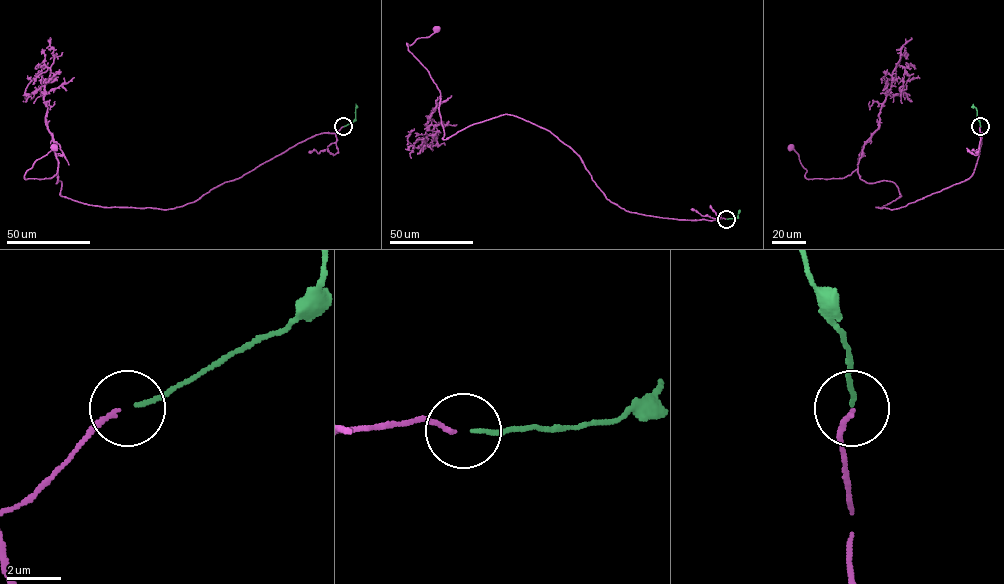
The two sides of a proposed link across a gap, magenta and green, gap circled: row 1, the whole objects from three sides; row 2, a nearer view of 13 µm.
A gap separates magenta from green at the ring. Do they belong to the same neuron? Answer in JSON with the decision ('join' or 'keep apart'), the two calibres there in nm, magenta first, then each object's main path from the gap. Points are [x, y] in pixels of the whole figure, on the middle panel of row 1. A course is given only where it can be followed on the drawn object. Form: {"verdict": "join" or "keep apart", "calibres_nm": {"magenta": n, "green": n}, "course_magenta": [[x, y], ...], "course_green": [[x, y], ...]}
{"verdict": "join", "calibres_nm": {"magenta": 150, "green": 150}, "course_magenta": [[725, 219], [625, 210], [606, 198], [570, 148], [513, 115], [444, 139], [440, 90], [407, 44], [436, 28]], "course_green": [[726, 219], [735, 218], [738, 211]]}

